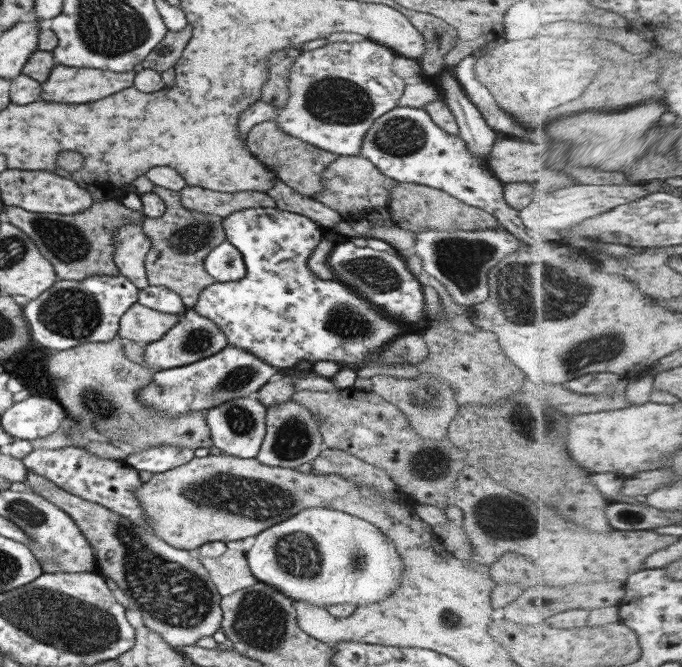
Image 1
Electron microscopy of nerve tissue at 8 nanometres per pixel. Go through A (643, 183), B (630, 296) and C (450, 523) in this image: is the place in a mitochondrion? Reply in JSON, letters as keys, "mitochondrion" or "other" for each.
{"A":"other","B":"other","C":"other"}

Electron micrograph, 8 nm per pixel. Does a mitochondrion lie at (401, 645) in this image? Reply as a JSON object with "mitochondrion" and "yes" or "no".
{"mitochondrion":"no"}

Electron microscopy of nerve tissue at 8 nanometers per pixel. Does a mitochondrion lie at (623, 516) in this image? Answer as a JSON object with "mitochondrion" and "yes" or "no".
{"mitochondrion":"yes"}

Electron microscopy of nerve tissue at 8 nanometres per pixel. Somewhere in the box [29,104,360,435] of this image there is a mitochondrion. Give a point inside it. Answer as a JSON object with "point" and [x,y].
{"point":[73,313]}

